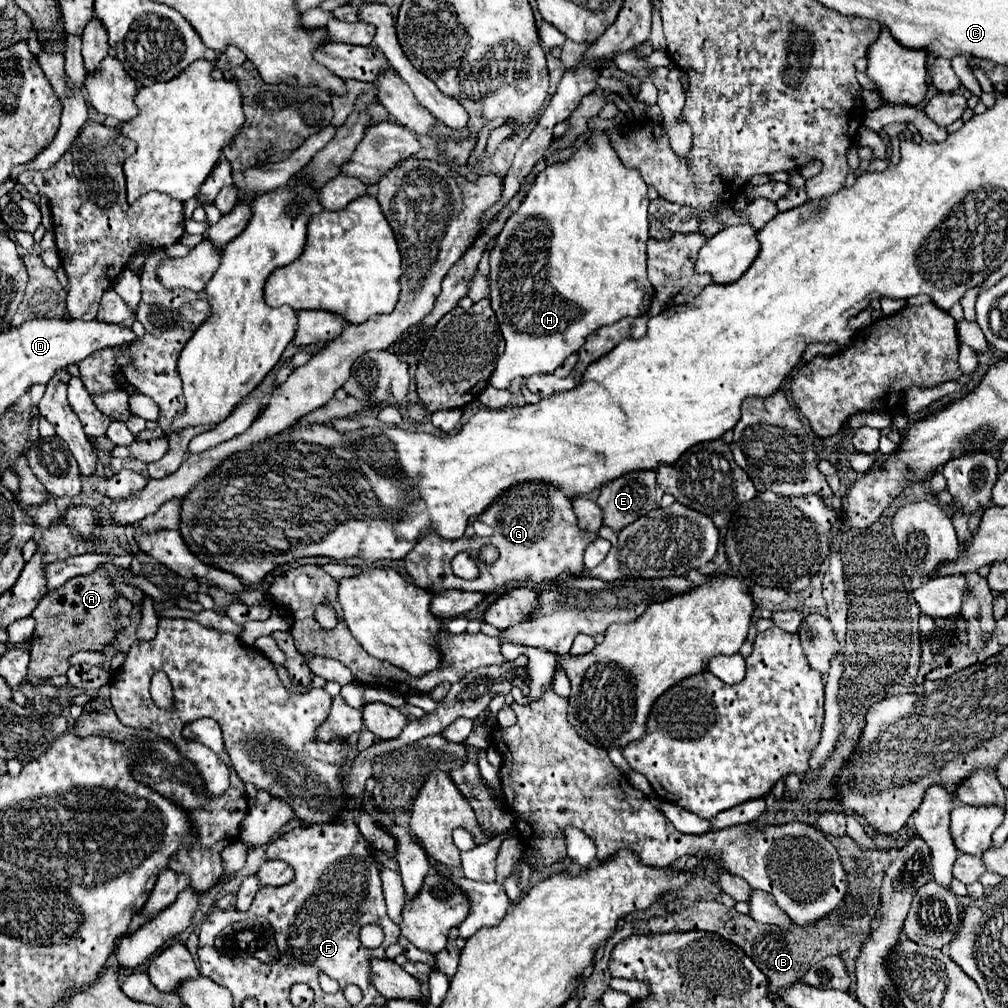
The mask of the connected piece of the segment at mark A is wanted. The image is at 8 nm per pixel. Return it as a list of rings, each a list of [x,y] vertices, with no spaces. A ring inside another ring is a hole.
[[[95,570],[91,574],[85,574],[85,576],[75,576],[75,578],[67,580],[63,586],[49,590],[45,600],[41,600],[31,614],[37,620],[37,628],[35,628],[33,638],[31,638],[33,648],[31,648],[29,674],[35,674],[39,678],[51,678],[57,674],[65,674],[69,670],[69,658],[75,652],[107,648],[113,642],[113,638],[117,636],[117,632],[131,624],[131,620],[129,620],[131,610],[133,610],[133,604],[123,594],[119,594],[115,590],[113,578],[105,570]]]

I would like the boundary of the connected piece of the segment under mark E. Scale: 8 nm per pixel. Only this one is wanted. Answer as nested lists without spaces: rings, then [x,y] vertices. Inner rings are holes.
[[[629,472],[601,488],[601,494],[597,498],[597,504],[603,508],[603,526],[609,526],[611,530],[619,532],[625,526],[633,524],[637,518],[645,516],[649,510],[655,508],[655,472]]]

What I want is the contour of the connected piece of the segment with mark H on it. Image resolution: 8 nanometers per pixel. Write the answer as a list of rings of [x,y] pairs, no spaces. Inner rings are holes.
[[[591,132],[589,140],[585,146],[581,146],[567,162],[563,164],[553,164],[547,166],[543,172],[537,174],[529,194],[525,196],[525,200],[521,202],[519,210],[513,212],[509,216],[509,220],[505,222],[499,238],[497,238],[497,246],[491,252],[491,274],[489,274],[489,286],[491,286],[491,306],[497,314],[503,338],[505,338],[505,352],[499,356],[497,368],[489,380],[491,386],[495,388],[509,388],[509,382],[517,376],[525,378],[525,376],[533,376],[533,374],[551,374],[559,364],[565,362],[565,358],[573,352],[577,352],[589,334],[593,334],[595,330],[615,324],[625,316],[641,316],[645,314],[645,282],[647,282],[647,270],[645,270],[645,260],[647,260],[647,240],[649,240],[649,214],[647,214],[647,206],[649,206],[649,198],[647,198],[647,184],[641,180],[641,174],[633,168],[625,168],[621,164],[621,160],[617,158],[617,154],[613,152],[609,138],[605,136],[605,132]]]

